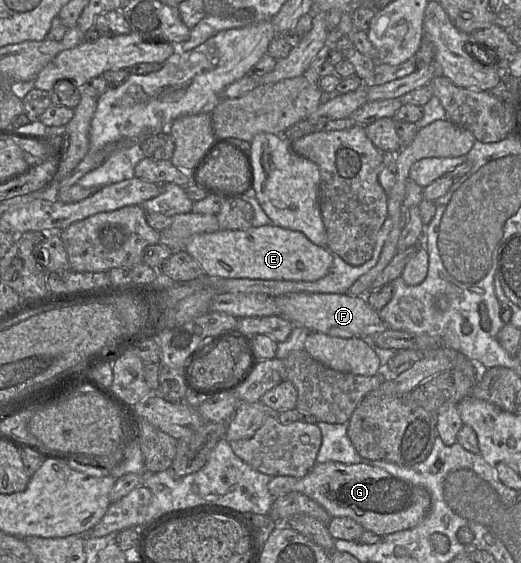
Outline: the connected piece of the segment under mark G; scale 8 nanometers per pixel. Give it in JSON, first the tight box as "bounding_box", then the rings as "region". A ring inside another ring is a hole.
{"bounding_box":[268,464,431,537],"region":[[[315,464],[304,477],[274,476],[268,483],[275,497],[300,492],[320,504],[331,517],[349,517],[381,537],[419,525],[431,507],[429,493],[420,486],[366,464]]]}

